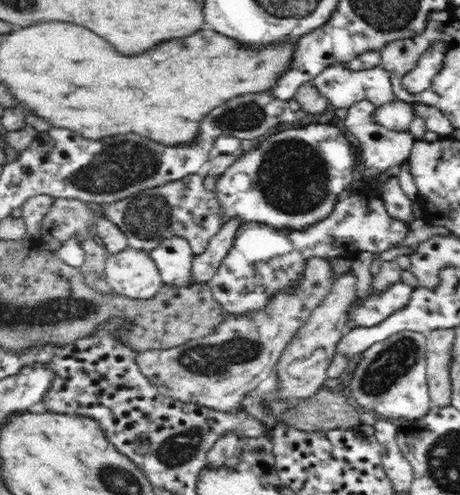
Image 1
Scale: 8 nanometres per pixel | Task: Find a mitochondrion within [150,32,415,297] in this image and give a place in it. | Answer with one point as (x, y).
(293, 177)

